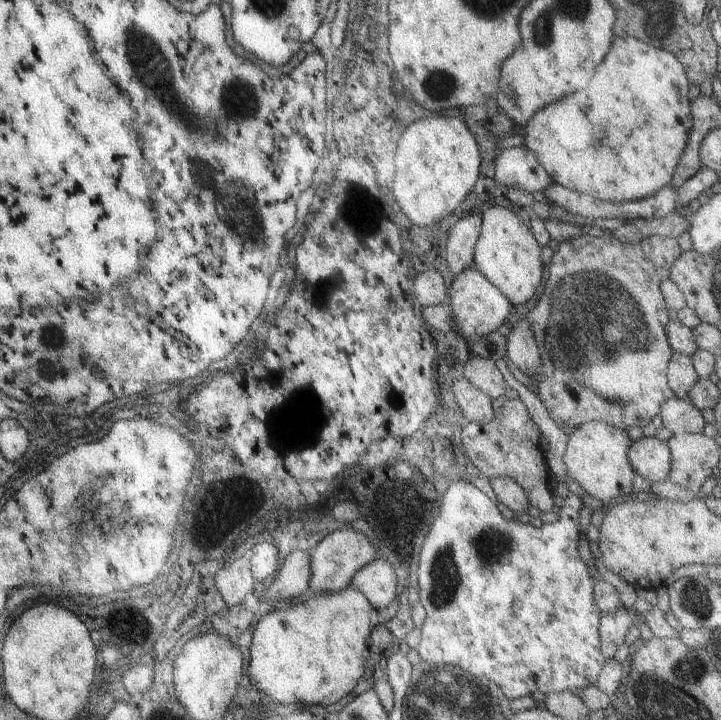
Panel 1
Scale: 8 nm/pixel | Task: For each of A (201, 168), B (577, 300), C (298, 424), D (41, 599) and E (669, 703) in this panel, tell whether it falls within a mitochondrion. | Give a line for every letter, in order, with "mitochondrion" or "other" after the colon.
A: mitochondrion
B: mitochondrion
C: mitochondrion
D: other
E: mitochondrion

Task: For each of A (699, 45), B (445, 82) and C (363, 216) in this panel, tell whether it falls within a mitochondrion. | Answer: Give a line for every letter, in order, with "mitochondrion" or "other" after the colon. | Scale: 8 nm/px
A: other
B: mitochondrion
C: mitochondrion

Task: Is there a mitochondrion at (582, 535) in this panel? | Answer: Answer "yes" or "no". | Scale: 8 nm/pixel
no

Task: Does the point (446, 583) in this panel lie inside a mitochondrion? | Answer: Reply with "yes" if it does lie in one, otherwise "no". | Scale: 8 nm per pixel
yes

